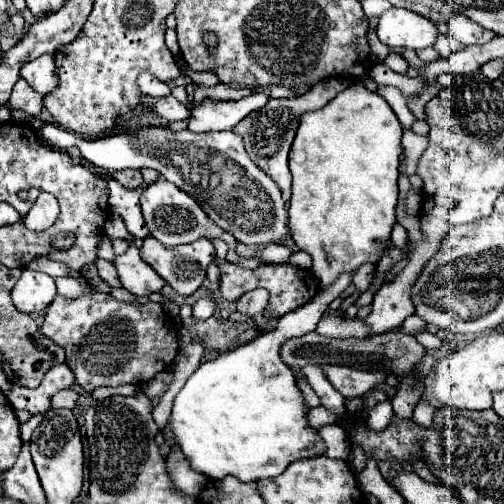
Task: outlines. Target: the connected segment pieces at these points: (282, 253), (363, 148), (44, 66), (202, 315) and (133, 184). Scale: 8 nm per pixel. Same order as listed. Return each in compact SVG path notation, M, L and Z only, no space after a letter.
M270 244L256 258L268 263L286 263L291 254L292 251L285 245Z
M353 84L339 92L327 106L303 114L289 152L289 168L293 174L289 230L295 244L311 254L311 270L321 286L327 286L327 282L343 270L355 270L361 264L377 264L381 260L385 242L391 238L391 228L397 222L395 208L401 154L401 124L395 118L395 112L363 84Z
M43 54L39 58L25 62L21 66L21 78L25 78L39 94L49 94L55 88L55 82L57 82L53 56Z
M201 298L193 304L193 316L197 320L207 320L215 312L215 302L211 298Z
M119 170L111 174L117 182L121 182L125 188L139 188L143 184L143 176L139 170Z

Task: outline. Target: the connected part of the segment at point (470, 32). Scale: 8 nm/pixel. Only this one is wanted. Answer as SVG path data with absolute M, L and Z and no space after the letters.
M455 16L451 18L451 22L447 24L449 32L461 42L461 44L483 44L483 42L489 42L493 38L493 32L471 22L469 18L463 18L463 16Z

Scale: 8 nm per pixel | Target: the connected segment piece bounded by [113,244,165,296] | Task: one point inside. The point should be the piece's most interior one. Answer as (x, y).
(138, 277)

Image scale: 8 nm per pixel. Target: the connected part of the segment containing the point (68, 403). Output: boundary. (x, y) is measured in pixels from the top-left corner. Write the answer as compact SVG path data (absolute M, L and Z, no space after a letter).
M61 390L61 392L57 392L53 396L51 406L53 408L73 408L75 402L77 402L77 398L79 398L77 392L73 392L73 390Z

